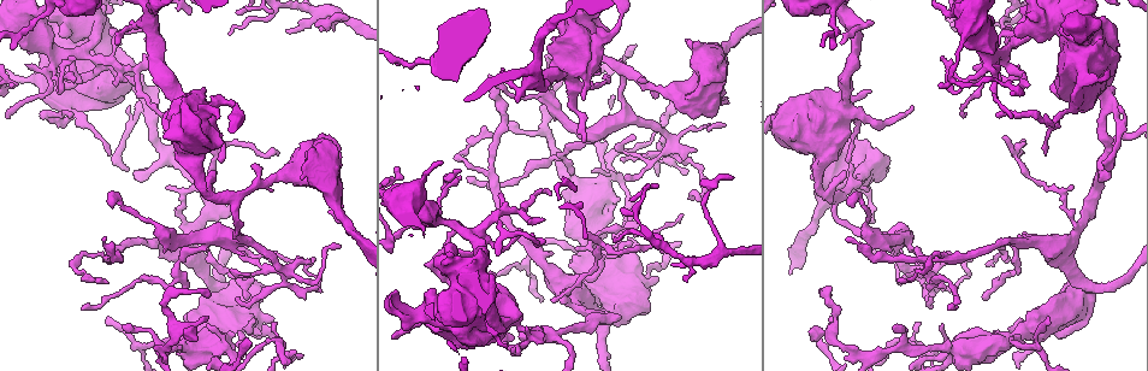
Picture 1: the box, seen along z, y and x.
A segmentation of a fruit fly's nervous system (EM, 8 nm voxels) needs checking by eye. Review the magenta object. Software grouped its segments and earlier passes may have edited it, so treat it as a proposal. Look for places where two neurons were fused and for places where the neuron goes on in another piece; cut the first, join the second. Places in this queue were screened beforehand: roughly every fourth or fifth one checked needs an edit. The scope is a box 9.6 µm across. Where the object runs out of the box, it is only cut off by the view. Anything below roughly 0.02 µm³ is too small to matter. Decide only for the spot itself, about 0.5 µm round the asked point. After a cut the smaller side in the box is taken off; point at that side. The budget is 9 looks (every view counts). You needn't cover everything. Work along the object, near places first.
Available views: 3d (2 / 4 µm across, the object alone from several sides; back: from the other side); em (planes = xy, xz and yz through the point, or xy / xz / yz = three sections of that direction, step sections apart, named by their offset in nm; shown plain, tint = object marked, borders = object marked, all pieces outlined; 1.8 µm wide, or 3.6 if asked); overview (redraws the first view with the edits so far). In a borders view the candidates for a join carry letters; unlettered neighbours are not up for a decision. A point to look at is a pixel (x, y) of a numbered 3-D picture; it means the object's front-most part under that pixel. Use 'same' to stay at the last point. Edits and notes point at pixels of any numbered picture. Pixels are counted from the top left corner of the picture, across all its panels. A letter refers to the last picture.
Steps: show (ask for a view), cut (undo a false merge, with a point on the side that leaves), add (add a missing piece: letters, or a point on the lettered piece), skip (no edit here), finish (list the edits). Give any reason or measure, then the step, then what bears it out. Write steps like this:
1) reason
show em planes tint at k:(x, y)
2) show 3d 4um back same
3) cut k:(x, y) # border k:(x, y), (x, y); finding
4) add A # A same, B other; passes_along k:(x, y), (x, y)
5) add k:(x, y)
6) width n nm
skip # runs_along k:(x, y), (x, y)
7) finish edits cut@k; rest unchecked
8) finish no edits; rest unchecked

free end
show 3d 2um at 1:(490, 76)

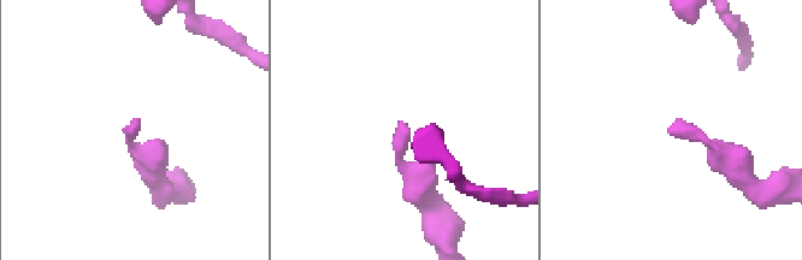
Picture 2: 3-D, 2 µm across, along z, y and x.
need the tissue
show em xy step 8 tint at 2:(130, 128)

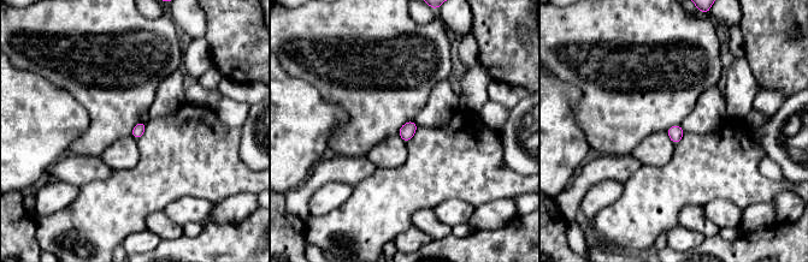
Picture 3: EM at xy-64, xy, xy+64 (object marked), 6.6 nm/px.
show em yz step 16 borders same

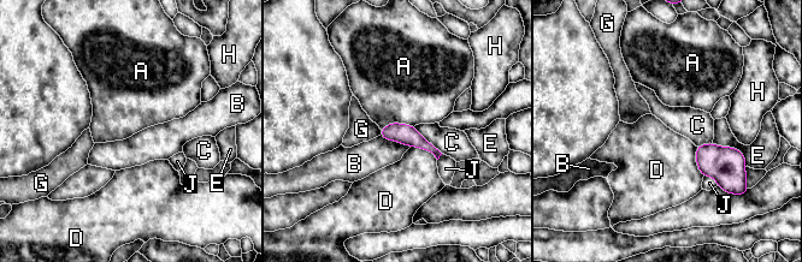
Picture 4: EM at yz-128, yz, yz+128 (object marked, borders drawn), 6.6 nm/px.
skip # A other, B other, C other, D other, E other, G other, H other, J other; runs_along 4:(383, 132), (408, 135), (432, 149); no lettered piece goes on from it

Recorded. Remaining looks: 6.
small branch off a trunk
show 3d 4um at 1:(1007, 339)

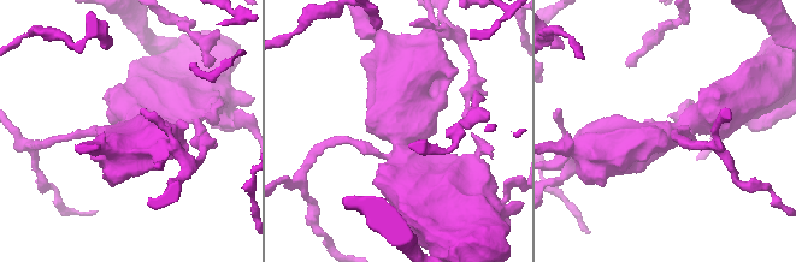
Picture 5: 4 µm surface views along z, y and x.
shape alone is not enough
show em planes tint at 5:(400, 132)

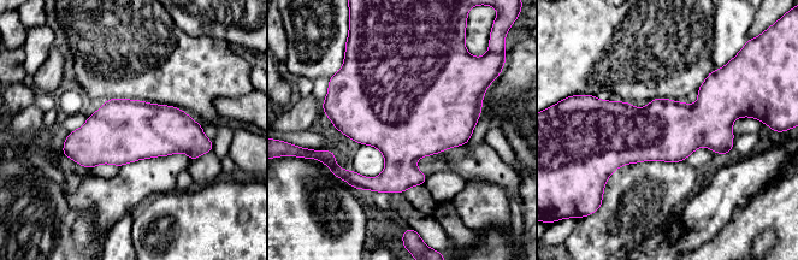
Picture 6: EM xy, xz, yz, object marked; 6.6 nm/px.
see the neighbours
show em planes borders same

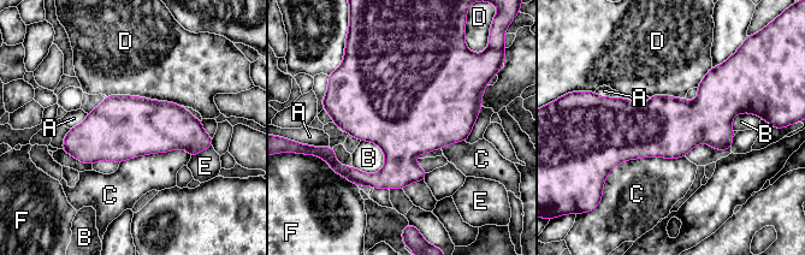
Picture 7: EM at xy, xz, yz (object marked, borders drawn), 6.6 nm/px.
width 420 nm
skip # A other, B other, C other, D other, E other, F other; border 7:(685, 155), (626, 159), (605, 178); continuous, no second neuron

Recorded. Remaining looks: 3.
thin end
show 3d 2um at 1:(917, 323)

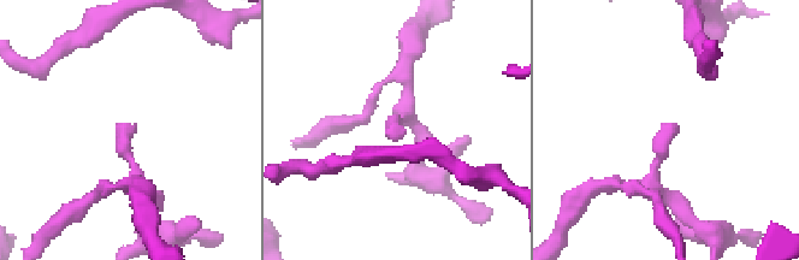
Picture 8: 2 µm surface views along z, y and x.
show em planes borders at 8:(670, 126)

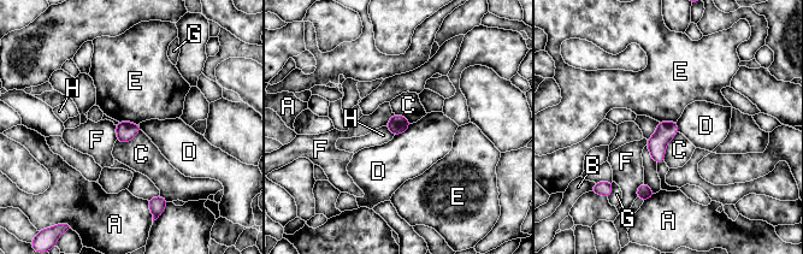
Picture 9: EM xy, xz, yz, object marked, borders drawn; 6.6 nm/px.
skip # A other, B other, C other, D other, E other, F other, G other, H other; no lettered piece goes on from it

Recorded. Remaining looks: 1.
thin end
show em planes borders at 1:(589, 236)

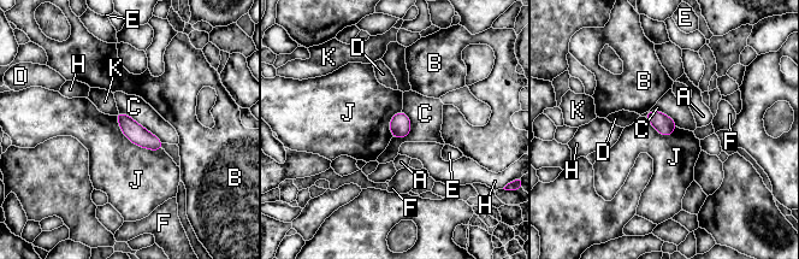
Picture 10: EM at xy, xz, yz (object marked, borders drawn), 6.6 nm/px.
skip # A other, B other, C other, D other, E other, F other, H other, J other, K other; border 10:(114, 116), (131, 141), (163, 149); no lettered piece goes on from it

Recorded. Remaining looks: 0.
finish no edits; rest unchecked

